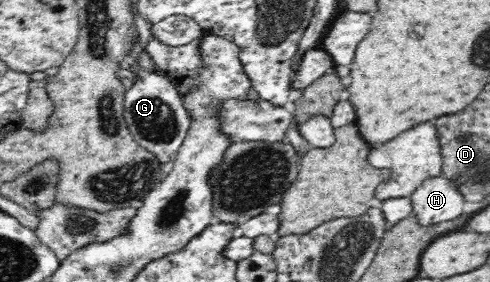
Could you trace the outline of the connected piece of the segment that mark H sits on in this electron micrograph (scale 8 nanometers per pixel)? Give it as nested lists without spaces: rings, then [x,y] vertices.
[[[442,174],[440,176],[426,179],[410,196],[412,201],[412,212],[409,217],[416,218],[419,226],[428,226],[432,223],[438,224],[446,221],[454,220],[462,214],[464,208],[464,197],[460,195],[460,189],[454,181],[444,179]]]

